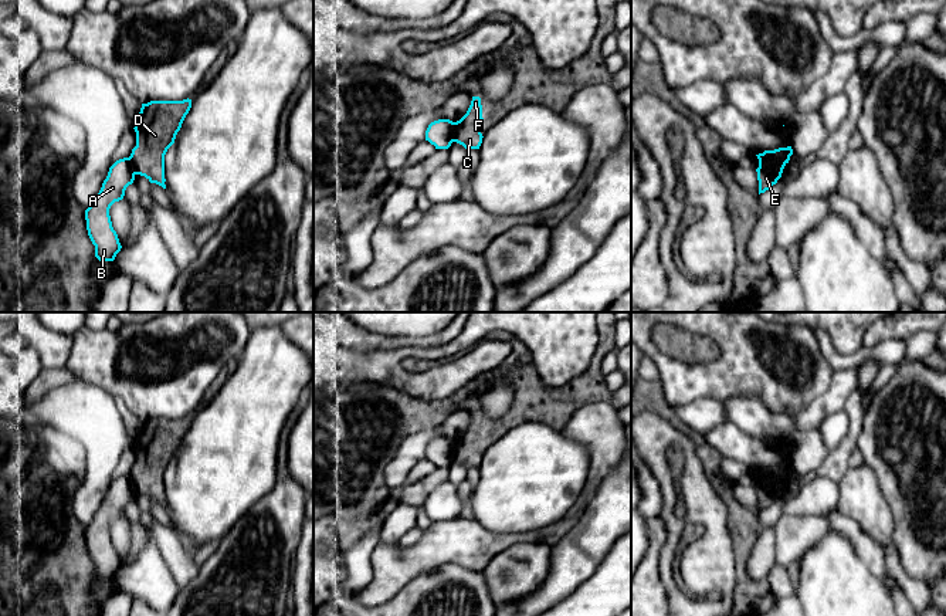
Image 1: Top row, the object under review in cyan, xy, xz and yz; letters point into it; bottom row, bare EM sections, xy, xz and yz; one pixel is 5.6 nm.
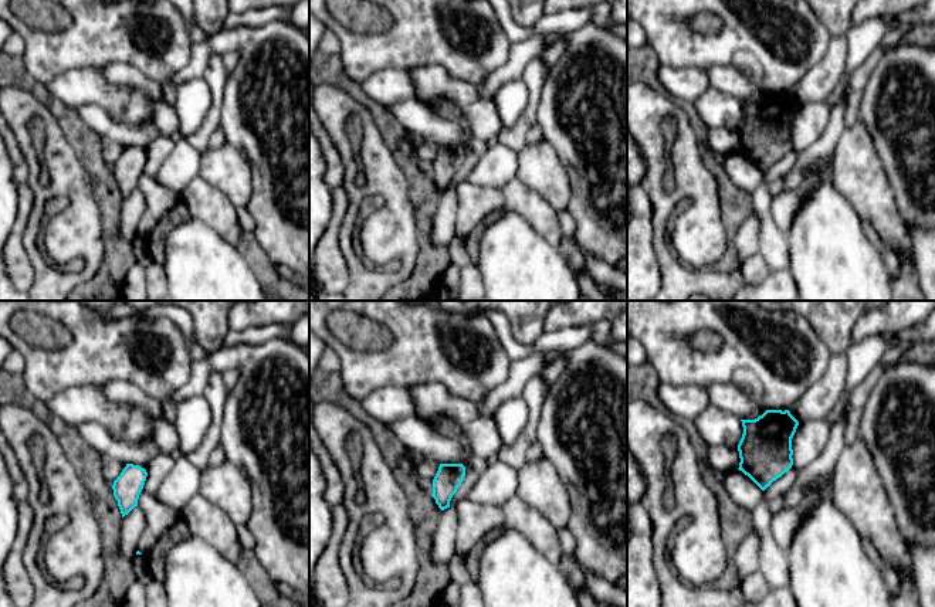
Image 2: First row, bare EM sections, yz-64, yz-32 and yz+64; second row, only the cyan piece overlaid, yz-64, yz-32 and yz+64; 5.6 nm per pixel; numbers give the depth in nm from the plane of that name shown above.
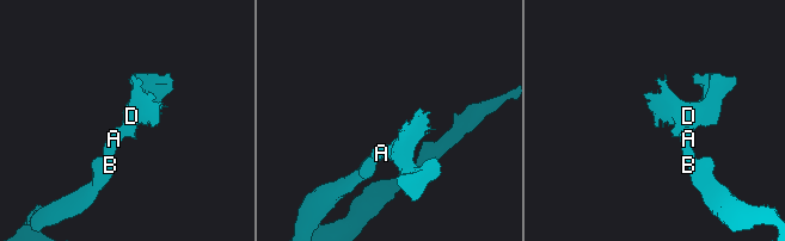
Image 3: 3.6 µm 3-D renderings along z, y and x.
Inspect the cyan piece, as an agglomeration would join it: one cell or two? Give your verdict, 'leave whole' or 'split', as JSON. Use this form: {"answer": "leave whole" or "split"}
{"answer": "split"}

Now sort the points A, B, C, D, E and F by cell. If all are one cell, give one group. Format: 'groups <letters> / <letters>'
groups A B E / C D F

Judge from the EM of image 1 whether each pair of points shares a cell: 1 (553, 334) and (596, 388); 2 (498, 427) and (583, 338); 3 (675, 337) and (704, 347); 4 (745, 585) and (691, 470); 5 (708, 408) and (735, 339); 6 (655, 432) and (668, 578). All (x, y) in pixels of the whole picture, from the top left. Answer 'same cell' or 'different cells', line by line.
1: different cells
2: different cells
3: same cell
4: different cells
5: different cells
6: same cell

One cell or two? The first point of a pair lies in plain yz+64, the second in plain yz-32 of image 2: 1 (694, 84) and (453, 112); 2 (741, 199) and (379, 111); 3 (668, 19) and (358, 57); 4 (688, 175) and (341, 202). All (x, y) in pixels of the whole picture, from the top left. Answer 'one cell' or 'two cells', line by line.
1: one cell
2: one cell
3: one cell
4: two cells

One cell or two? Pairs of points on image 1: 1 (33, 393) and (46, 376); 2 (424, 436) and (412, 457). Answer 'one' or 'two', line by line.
1: one
2: one

